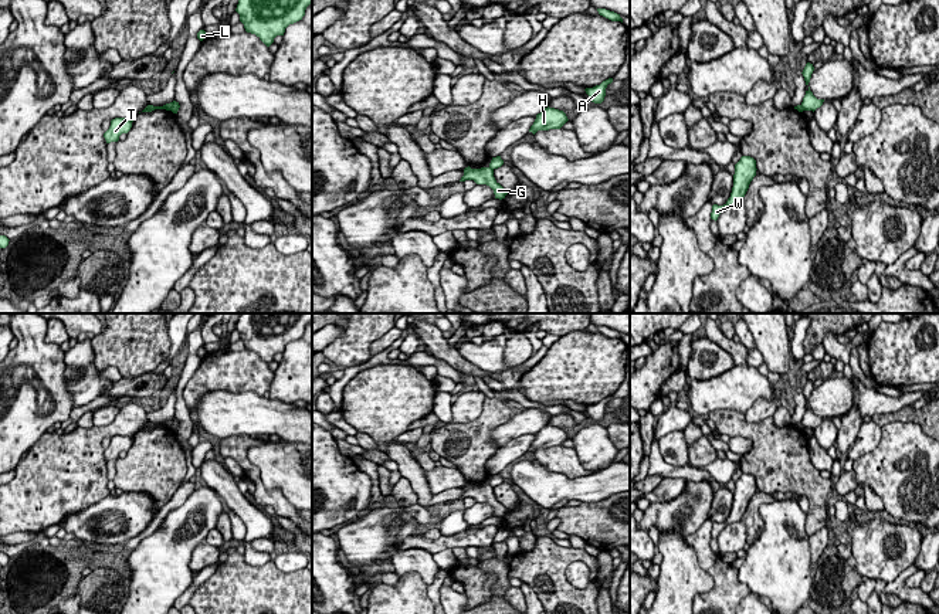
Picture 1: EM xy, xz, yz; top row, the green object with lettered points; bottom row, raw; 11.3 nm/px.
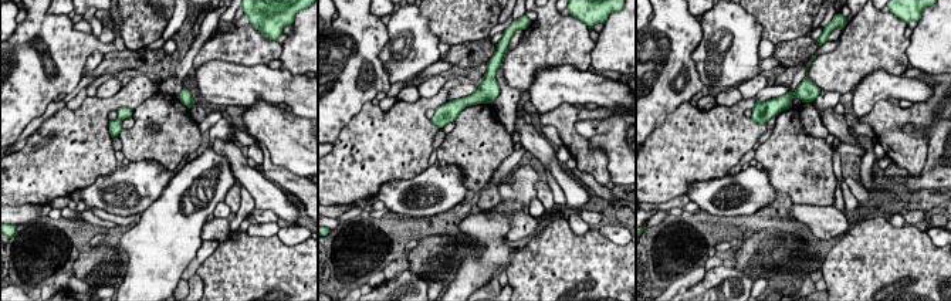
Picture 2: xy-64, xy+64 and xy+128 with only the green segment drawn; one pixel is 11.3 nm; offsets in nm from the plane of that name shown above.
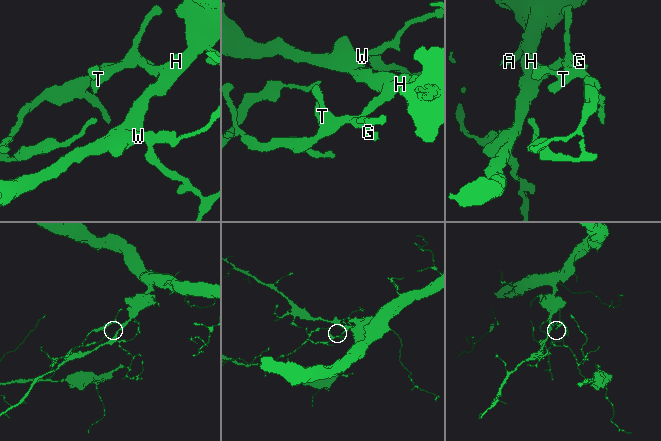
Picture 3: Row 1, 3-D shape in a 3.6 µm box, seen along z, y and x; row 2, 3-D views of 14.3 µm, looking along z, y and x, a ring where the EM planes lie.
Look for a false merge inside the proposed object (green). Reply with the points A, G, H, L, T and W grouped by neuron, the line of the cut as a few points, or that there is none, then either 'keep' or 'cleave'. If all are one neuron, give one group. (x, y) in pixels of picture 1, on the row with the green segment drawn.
groups A H W / G L T; cut xz (490, 166), (492, 170); cleave

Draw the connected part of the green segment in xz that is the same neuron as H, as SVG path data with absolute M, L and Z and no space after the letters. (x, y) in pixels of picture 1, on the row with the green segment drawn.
M548 106L536 115L529 132L535 135L538 130L560 129L567 121L563 111Z

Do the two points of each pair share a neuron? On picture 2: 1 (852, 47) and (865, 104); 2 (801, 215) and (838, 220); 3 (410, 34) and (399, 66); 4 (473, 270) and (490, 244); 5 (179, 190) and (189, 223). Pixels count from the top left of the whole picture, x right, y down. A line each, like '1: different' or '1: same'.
1: different
2: same
3: same
4: same
5: same

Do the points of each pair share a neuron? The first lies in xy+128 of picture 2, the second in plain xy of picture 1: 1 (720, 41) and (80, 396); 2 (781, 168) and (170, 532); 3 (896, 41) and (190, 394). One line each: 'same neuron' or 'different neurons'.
1: same neuron
2: different neurons
3: same neuron

